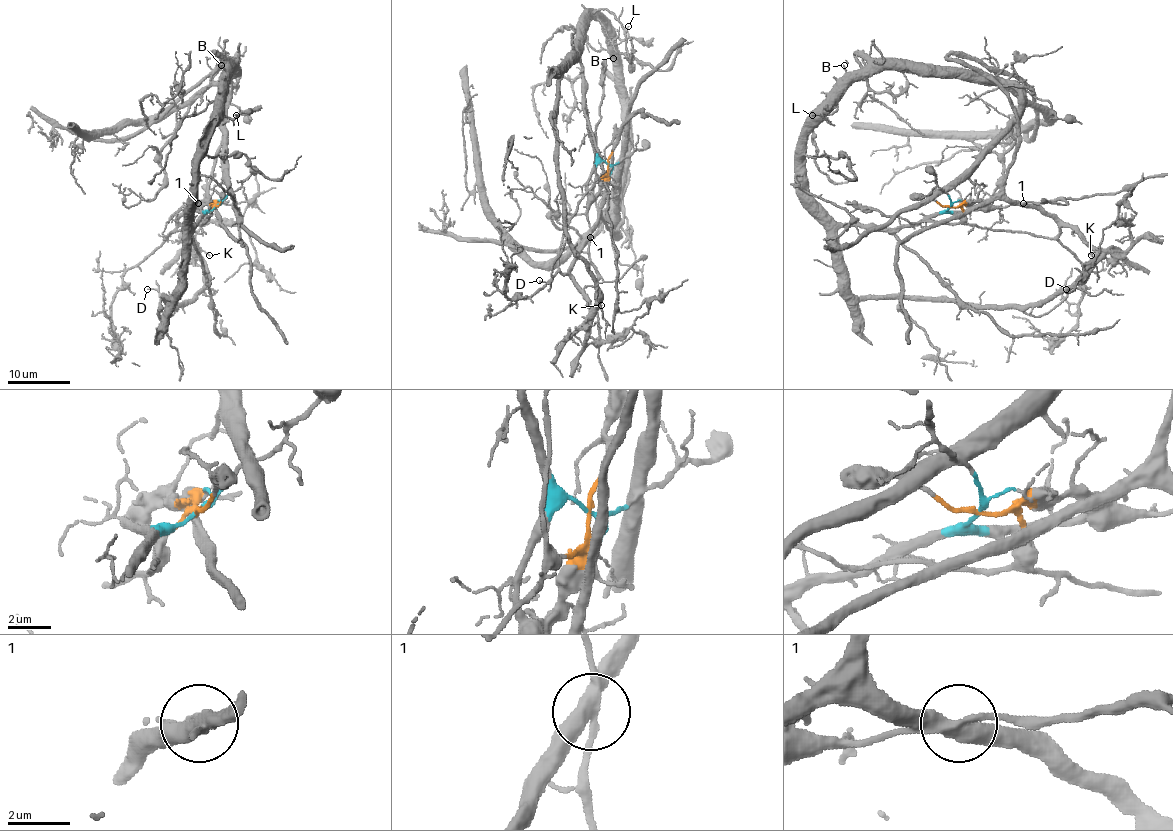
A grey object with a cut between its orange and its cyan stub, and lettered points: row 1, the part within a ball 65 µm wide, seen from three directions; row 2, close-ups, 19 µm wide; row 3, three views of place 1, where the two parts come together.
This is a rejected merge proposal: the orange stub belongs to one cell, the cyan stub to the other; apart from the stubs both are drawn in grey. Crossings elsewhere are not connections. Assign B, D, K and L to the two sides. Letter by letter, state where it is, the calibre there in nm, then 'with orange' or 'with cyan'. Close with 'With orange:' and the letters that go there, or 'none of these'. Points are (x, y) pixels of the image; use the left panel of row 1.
B: place (221, 65); calibre 110 nm; with cyan
D: place (147, 289); calibre 120 nm; with cyan
K: place (209, 255); calibre 130 nm; with orange
L: place (236, 115); calibre 90 nm; with cyan
With orange: K

